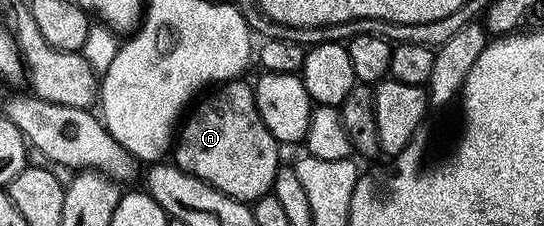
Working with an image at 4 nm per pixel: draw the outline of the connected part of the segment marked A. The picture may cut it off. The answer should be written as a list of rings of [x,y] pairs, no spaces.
[[[243,81],[222,83],[206,95],[208,98],[195,111],[192,109],[186,115],[187,123],[185,118],[173,142],[173,162],[185,173],[199,178],[221,193],[251,204],[256,198],[272,193],[275,173],[281,165],[281,146],[269,128],[265,128],[257,112],[252,83]]]

